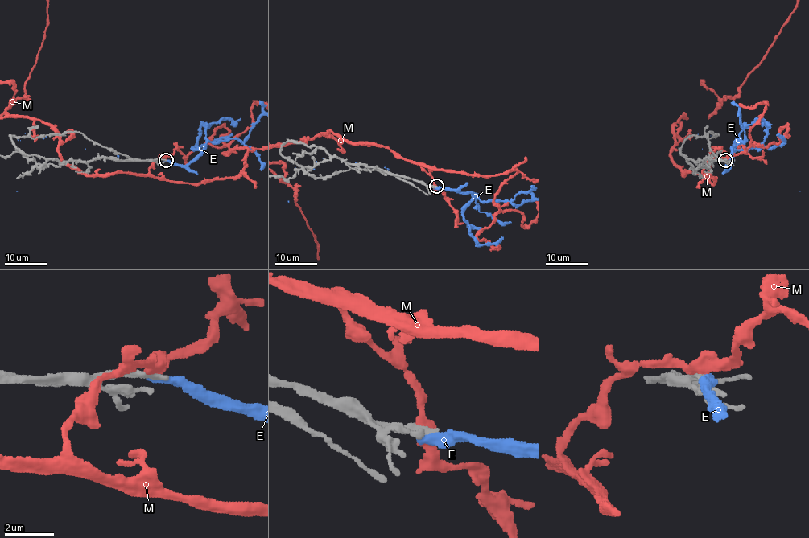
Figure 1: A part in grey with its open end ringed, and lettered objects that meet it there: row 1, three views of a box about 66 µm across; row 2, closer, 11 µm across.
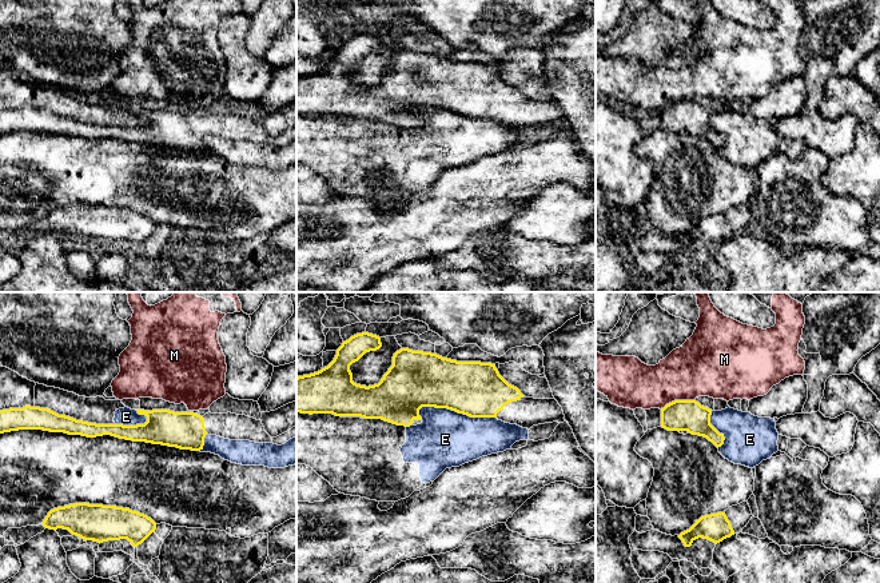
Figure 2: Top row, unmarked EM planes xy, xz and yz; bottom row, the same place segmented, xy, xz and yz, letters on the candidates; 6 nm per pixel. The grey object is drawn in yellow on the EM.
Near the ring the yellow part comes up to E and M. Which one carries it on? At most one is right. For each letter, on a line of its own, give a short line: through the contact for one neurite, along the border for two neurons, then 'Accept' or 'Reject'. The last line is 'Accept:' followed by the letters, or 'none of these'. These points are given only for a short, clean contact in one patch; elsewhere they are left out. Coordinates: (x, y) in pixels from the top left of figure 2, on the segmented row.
E: Reject
M: Reject
Accept: none of these

